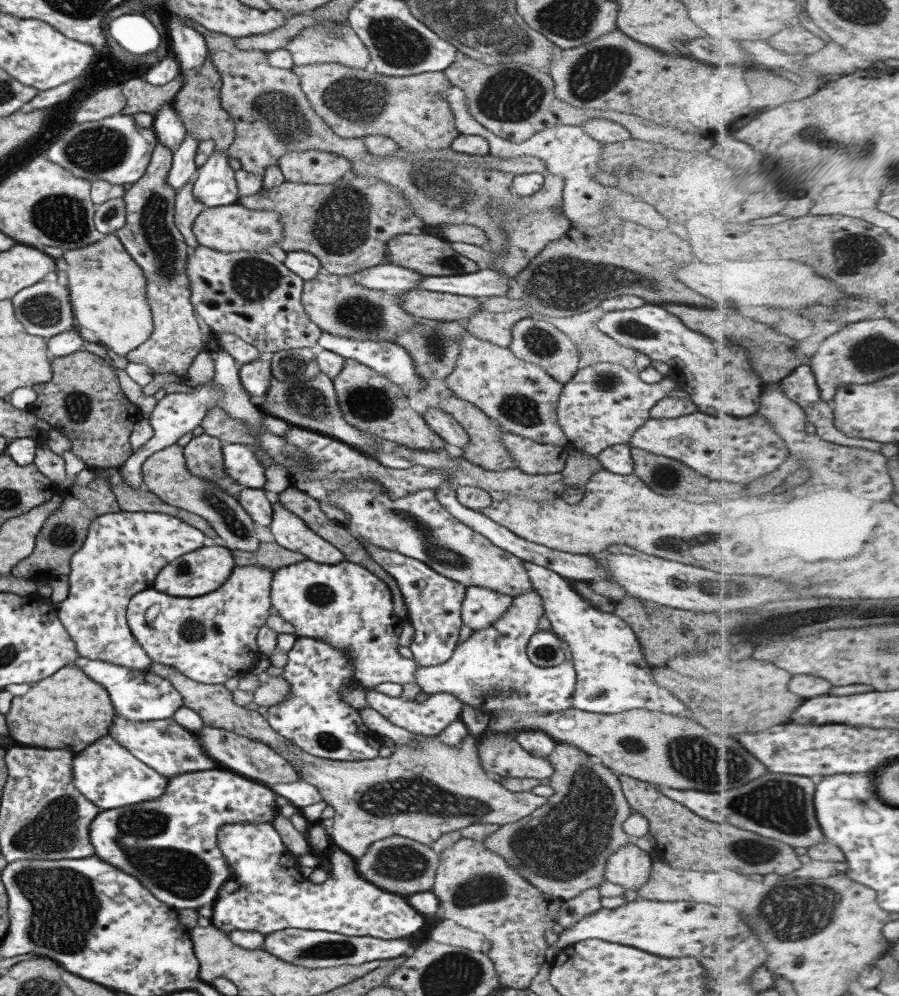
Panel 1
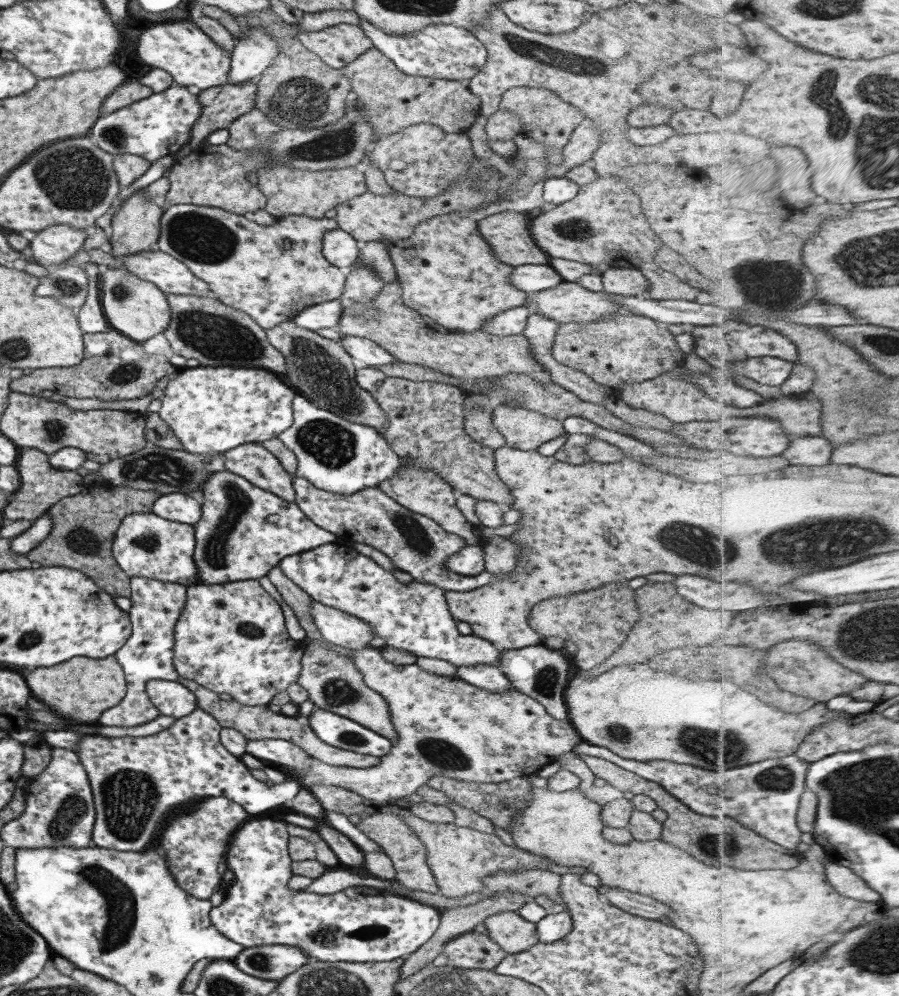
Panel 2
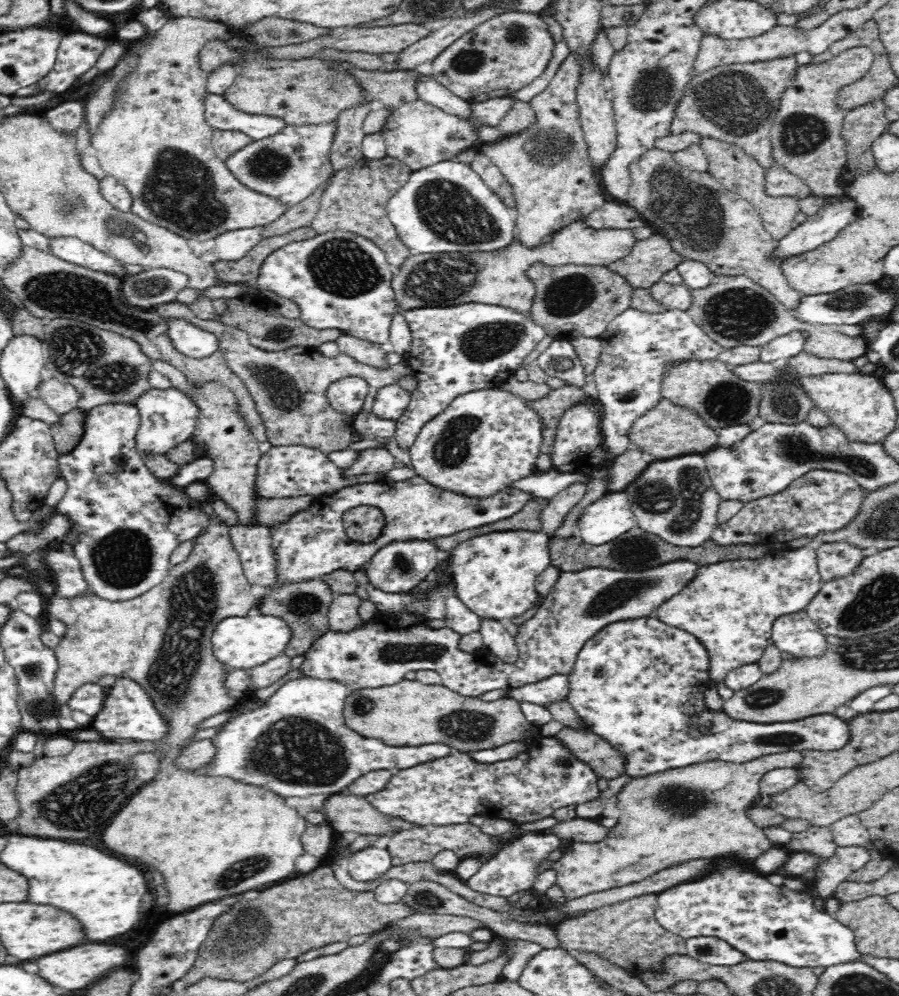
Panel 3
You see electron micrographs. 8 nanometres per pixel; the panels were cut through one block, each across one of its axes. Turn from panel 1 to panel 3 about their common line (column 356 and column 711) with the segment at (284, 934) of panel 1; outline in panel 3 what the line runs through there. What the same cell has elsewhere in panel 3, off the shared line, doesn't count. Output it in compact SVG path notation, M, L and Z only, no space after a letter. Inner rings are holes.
M713 936L686 939L687 955L710 965L732 966L749 958L726 941Z

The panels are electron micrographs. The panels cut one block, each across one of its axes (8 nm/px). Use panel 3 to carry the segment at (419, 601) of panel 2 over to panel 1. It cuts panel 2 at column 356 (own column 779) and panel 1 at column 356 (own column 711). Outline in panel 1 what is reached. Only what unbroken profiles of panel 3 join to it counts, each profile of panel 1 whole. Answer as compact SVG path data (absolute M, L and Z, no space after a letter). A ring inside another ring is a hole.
M307 559L301 562L289 563L287 566L275 569L269 585L269 602L279 618L289 622L294 628L294 634L303 637L313 637L347 653L353 669L353 681L364 687L377 686L383 682L395 684L415 683L415 661L401 657L397 652L397 640L404 620L393 614L391 593L387 585L379 580L365 567L353 564L347 560L339 564L321 564Z

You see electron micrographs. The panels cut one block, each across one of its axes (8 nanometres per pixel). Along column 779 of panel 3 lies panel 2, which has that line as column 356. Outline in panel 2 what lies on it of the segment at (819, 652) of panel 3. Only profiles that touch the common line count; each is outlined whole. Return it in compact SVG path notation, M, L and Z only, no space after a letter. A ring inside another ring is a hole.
M311 601L309 616L313 618L313 624L317 626L321 637L331 644L348 649L363 649L377 643L377 636L373 636L373 630L367 622L341 610Z

